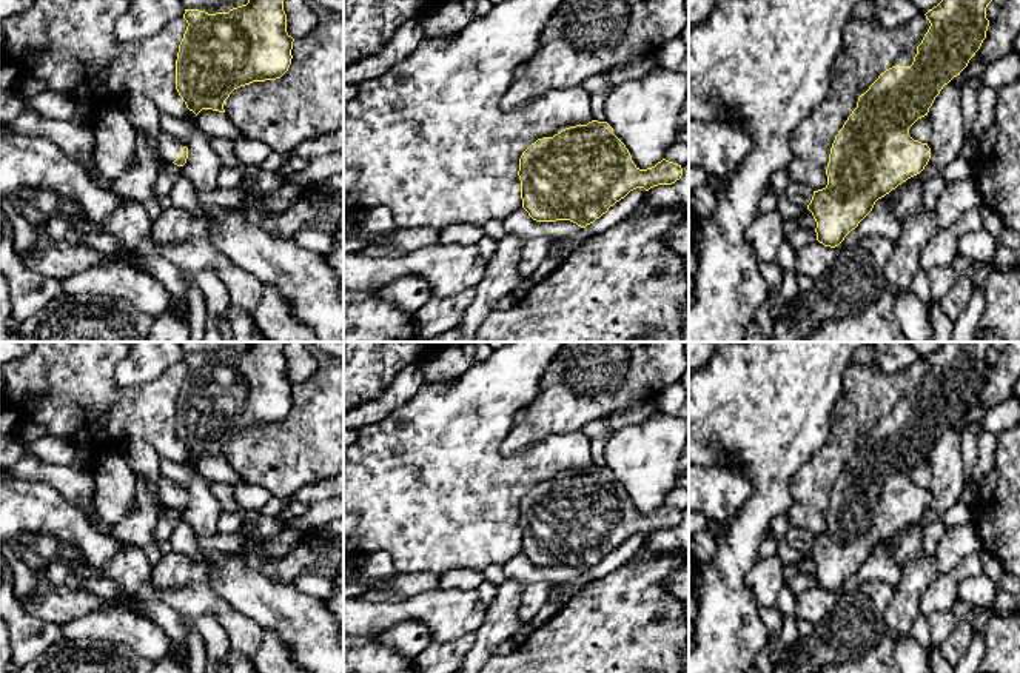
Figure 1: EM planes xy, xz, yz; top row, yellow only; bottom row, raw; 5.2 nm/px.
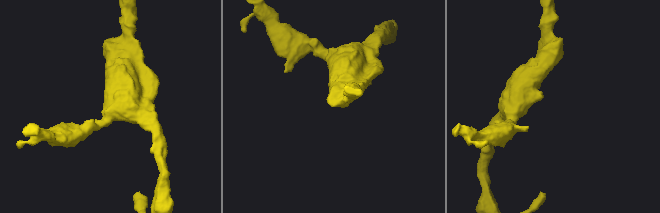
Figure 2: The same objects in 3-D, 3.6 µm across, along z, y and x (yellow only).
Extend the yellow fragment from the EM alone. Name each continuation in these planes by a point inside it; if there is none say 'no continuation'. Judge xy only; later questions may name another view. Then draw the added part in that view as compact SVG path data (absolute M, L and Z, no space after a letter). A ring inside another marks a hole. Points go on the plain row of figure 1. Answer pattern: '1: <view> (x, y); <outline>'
1: xy (170, 493); M163 476L159 477L157 490L160 501L168 507L173 508L182 497L185 488Z

